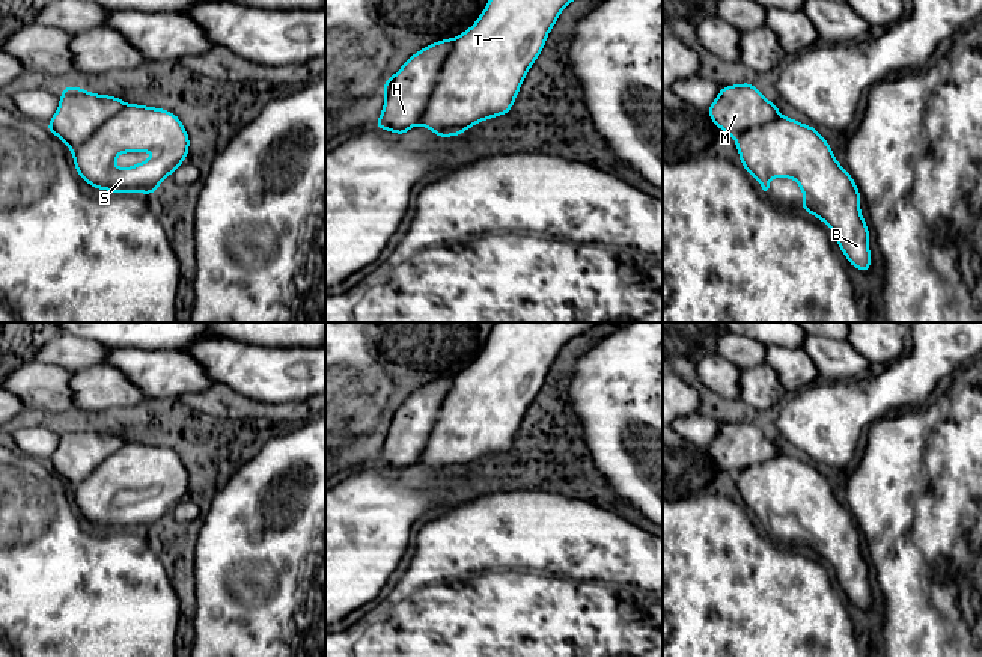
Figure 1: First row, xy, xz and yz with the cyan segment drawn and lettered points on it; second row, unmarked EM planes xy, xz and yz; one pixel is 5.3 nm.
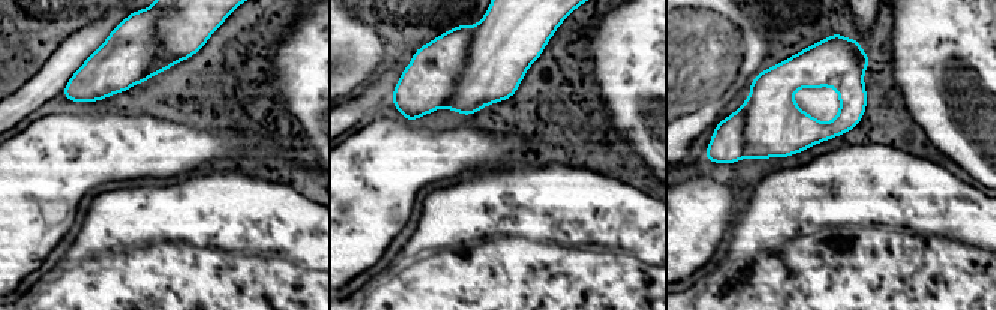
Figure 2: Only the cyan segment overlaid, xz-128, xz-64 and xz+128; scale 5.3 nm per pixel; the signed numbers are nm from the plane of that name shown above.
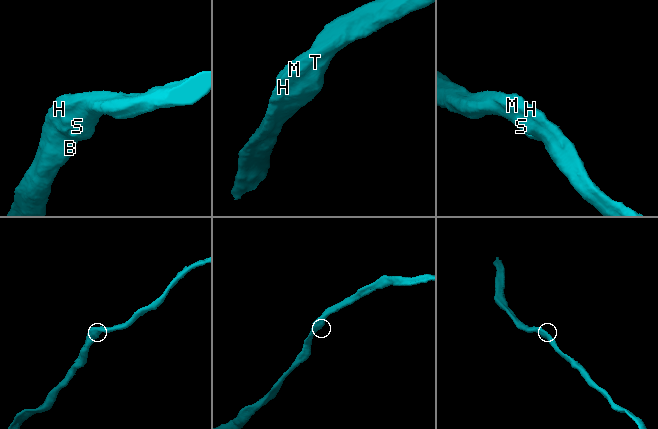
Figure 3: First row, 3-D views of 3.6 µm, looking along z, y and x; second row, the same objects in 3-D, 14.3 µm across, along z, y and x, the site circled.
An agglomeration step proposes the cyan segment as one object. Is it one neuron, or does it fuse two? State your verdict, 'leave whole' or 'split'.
split

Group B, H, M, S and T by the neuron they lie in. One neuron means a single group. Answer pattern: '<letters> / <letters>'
B S T / H M

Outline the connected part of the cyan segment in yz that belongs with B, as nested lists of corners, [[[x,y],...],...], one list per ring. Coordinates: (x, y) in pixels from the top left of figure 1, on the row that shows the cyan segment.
[[[780,116],[740,133],[735,143],[741,166],[758,179],[764,191],[770,188],[773,176],[794,178],[804,194],[798,209],[833,229],[854,268],[871,271],[871,229],[860,214],[862,196],[816,127]]]

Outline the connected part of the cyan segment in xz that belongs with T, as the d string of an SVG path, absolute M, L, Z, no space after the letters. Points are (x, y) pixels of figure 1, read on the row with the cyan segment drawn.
M488 0L476 23L455 38L453 48L444 60L437 86L419 124L432 130L438 139L461 136L467 128L511 112L517 93L533 62L541 54L545 39L560 12L572 0Z

